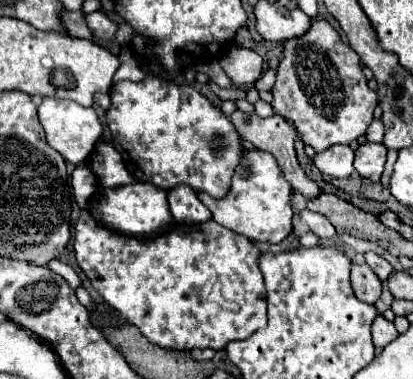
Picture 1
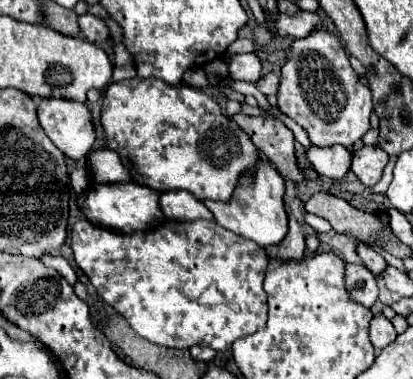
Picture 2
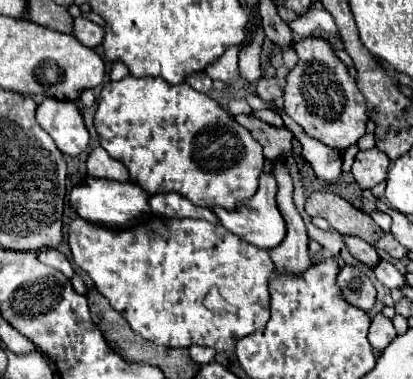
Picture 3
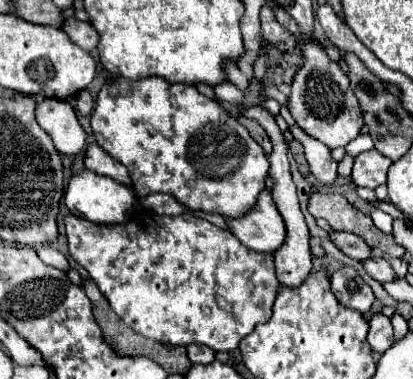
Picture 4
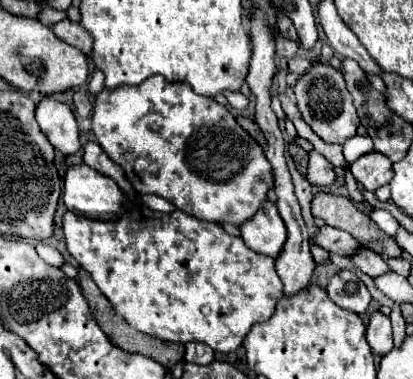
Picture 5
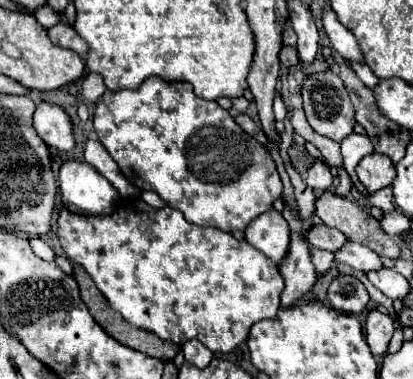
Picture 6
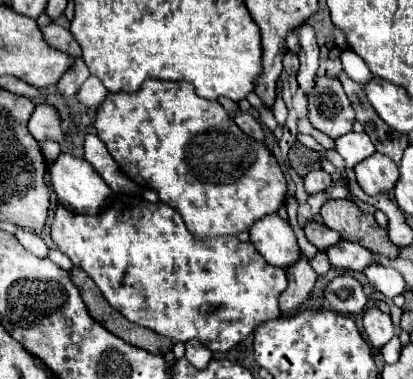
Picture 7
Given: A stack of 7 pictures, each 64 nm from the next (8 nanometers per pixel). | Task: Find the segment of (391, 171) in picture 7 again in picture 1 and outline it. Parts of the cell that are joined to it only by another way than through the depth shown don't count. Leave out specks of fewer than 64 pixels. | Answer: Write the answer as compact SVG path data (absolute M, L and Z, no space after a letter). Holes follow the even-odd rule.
M362 144L356 150L356 160L354 160L354 168L356 172L370 182L378 182L382 176L386 164L386 148L382 144Z

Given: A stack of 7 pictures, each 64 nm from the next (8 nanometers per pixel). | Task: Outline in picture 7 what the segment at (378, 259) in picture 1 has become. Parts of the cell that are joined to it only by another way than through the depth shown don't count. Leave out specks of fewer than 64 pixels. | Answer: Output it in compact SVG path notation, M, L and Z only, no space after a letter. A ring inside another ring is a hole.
M310 220L306 226L304 226L304 234L308 238L310 244L314 244L318 250L324 250L332 244L336 244L340 240L340 234L330 230L328 226L316 222L316 220Z

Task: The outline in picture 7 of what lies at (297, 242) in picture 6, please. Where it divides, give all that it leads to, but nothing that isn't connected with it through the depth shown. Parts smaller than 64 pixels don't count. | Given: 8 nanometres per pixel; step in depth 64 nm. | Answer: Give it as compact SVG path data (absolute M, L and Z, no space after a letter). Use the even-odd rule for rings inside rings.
M302 256L298 264L286 270L288 272L288 288L280 296L280 310L282 314L290 314L298 310L310 296L310 290L316 284L316 272L308 264L308 260Z

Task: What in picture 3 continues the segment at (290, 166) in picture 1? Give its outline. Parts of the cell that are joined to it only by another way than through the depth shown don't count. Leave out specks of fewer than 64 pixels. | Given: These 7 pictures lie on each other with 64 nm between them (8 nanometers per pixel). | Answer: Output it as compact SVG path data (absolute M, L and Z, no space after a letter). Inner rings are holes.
M234 116L234 118L238 120L238 124L248 128L250 134L260 142L260 146L264 148L266 160L274 160L280 154L290 156L294 136L288 128L270 126L270 124L262 122L260 118L254 118L254 116Z

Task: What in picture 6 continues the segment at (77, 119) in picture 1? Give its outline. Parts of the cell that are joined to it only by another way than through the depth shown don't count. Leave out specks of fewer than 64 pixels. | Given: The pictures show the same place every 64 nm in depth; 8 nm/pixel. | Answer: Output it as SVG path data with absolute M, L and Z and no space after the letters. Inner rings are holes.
M52 102L38 104L34 112L34 130L48 146L54 146L62 152L74 148L70 118L64 108Z

